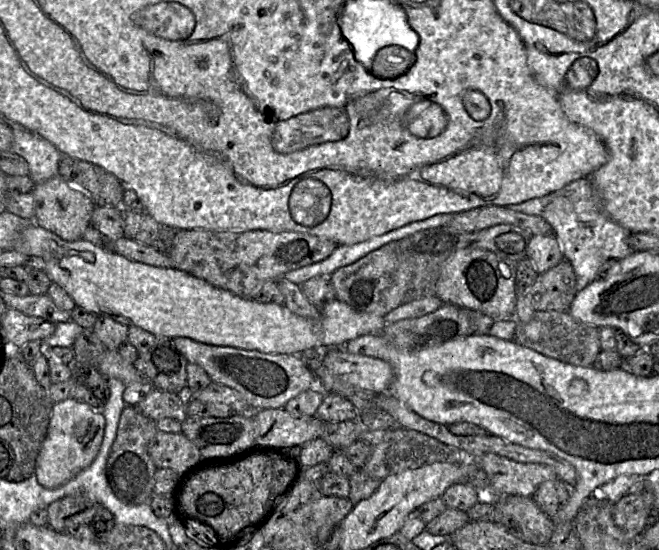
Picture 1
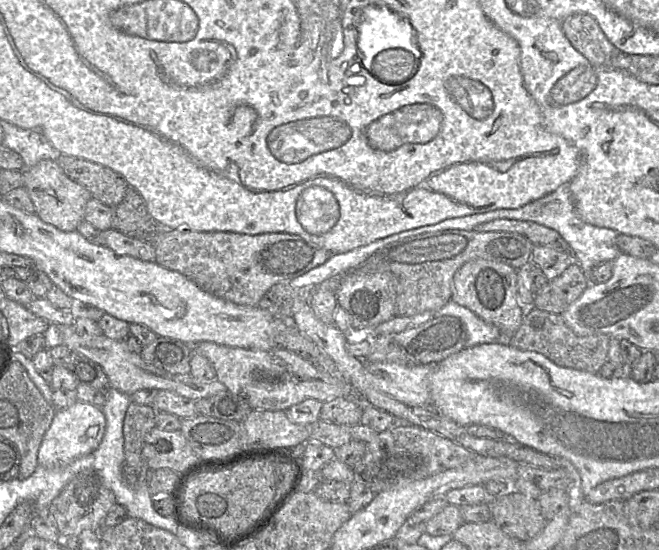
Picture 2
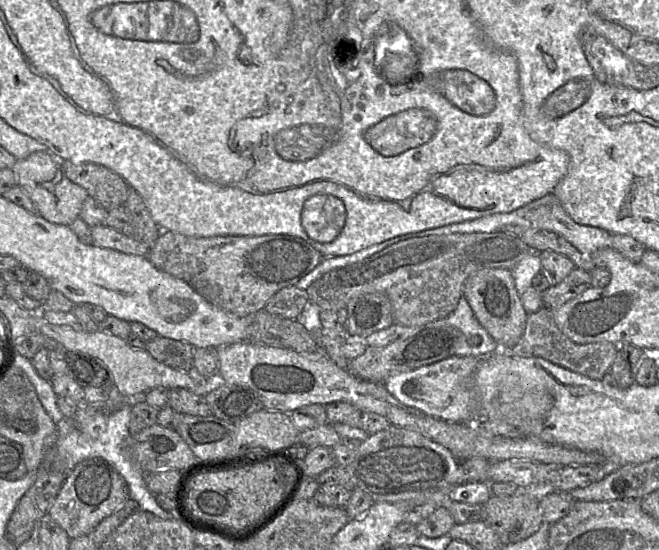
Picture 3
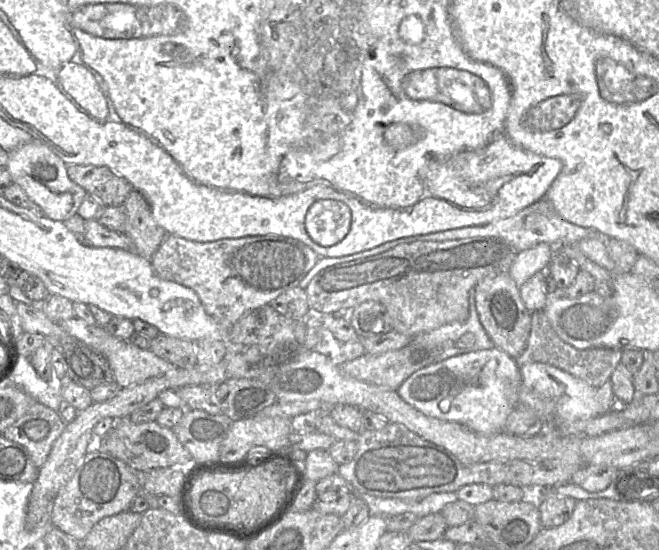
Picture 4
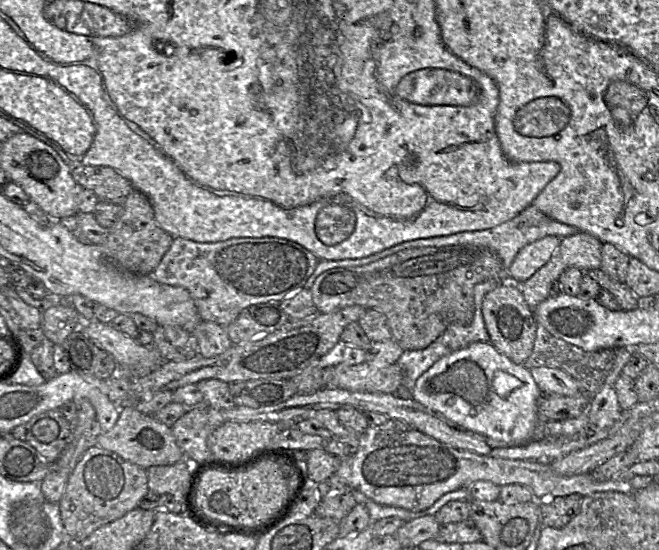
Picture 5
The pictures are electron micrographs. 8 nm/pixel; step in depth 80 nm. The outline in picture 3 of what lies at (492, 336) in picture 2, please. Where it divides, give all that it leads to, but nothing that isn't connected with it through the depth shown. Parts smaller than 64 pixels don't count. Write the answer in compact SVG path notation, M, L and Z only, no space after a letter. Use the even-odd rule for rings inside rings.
M463 296L451 314L423 327L455 328L458 331L458 338L454 344L453 353L457 356L485 357L500 350L500 345L479 323Z

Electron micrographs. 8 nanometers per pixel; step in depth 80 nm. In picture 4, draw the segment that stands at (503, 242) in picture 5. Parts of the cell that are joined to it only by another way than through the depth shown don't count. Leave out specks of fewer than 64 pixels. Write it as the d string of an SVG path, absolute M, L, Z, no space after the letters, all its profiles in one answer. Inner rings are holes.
M543 198L527 206L512 217L496 220L486 225L468 226L415 236L417 239L424 241L447 241L473 237L500 237L508 242L518 254L540 243L548 243L553 246L575 244L584 238L595 235L598 234L593 230L572 224L563 219L556 212L553 205L547 199Z

